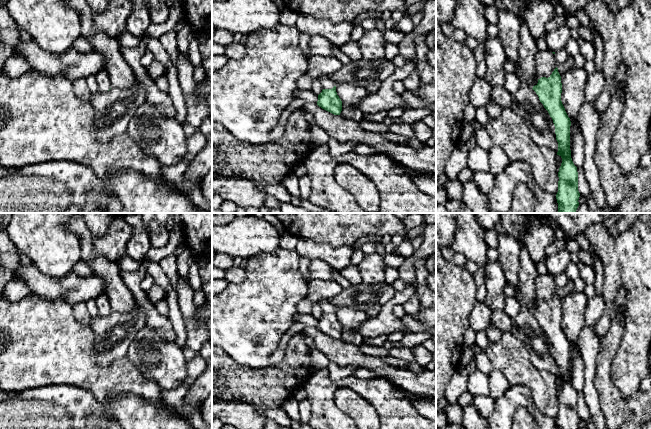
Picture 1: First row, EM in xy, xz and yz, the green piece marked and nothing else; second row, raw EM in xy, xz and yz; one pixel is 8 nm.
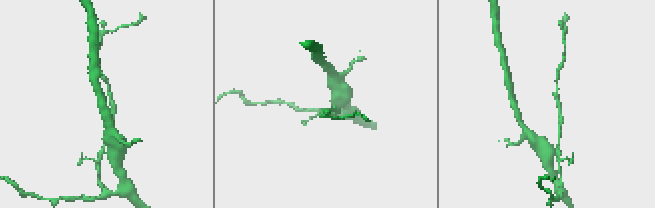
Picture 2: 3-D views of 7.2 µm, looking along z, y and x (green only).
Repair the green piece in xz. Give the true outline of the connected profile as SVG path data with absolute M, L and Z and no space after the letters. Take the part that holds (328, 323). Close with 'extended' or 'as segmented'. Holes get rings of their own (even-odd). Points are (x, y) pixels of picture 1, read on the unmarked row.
M323 299L318 303L323 314L318 319L317 329L334 339L340 339L342 335L342 325L337 319L336 308L327 299Z; extended

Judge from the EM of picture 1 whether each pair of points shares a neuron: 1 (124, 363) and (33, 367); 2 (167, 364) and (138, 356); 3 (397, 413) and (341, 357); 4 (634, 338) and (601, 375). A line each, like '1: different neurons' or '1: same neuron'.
1: same neuron
2: same neuron
3: different neurons
4: different neurons

